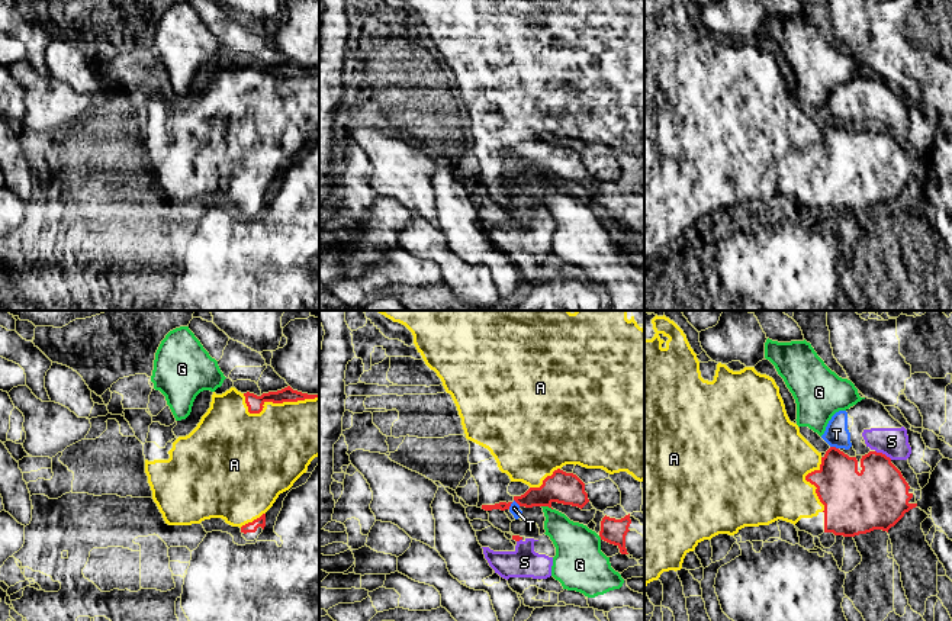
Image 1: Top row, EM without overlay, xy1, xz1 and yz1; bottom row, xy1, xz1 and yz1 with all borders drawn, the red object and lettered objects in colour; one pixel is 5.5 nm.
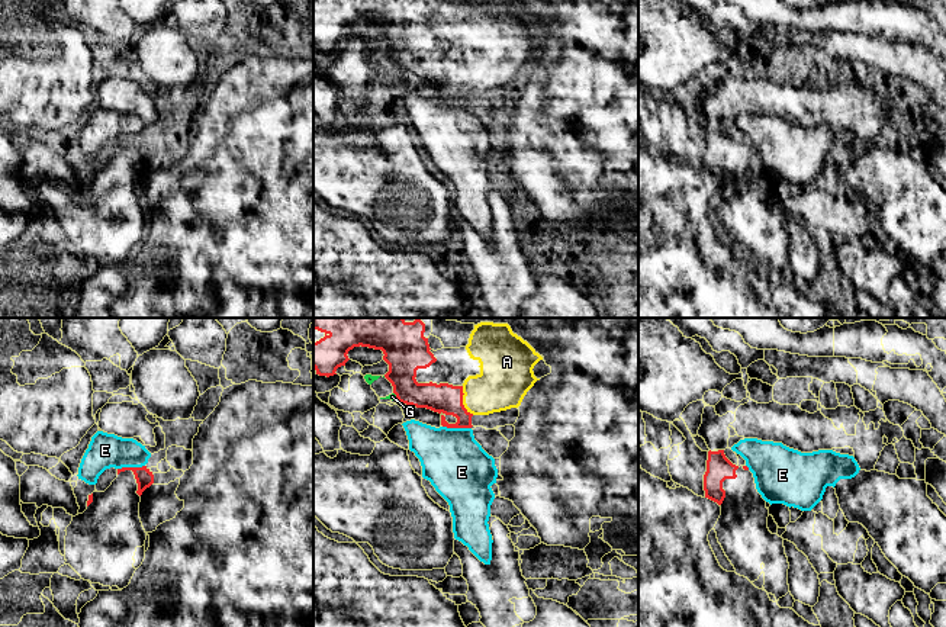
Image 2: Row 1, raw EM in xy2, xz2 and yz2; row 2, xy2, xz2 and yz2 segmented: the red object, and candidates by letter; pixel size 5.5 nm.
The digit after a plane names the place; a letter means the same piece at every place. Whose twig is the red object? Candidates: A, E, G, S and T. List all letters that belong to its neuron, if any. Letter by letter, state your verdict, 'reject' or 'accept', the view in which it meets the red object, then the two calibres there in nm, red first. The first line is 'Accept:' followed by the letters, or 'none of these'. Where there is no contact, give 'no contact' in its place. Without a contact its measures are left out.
Accept: A
A: accept; meets red in xy1; 90 nm thick on the red side, 420 nm on the other
E: reject; meets red in xz2; 160 nm thick on the red side, 360 nm on the other
G: reject; meets red in xz1; 180 nm thick on the red side, 220 nm on the other
S: reject; meets red in yz1; 340 nm thick on the red side, 160 nm on the other
T: reject; meets red in xz1; 140 nm thick on the red side, 60 nm on the other

